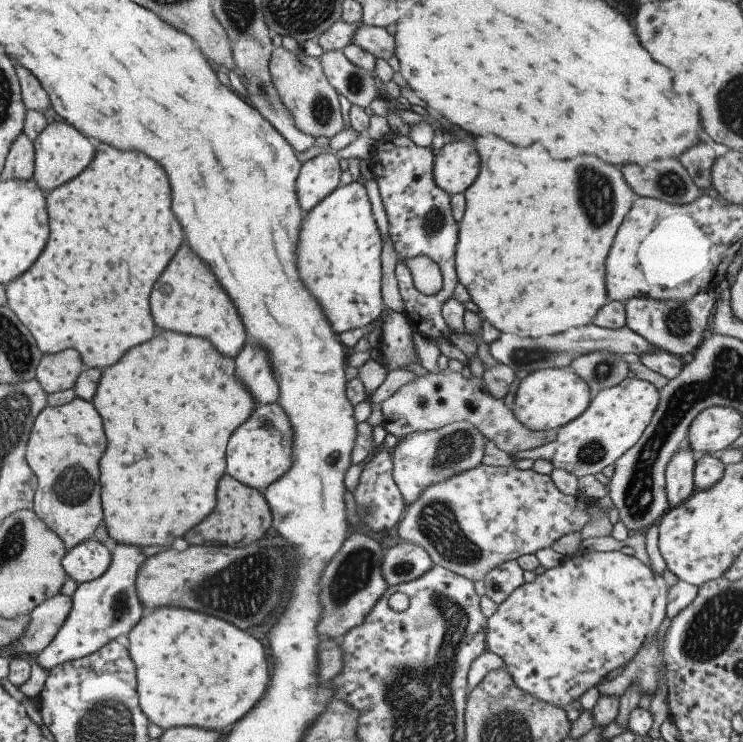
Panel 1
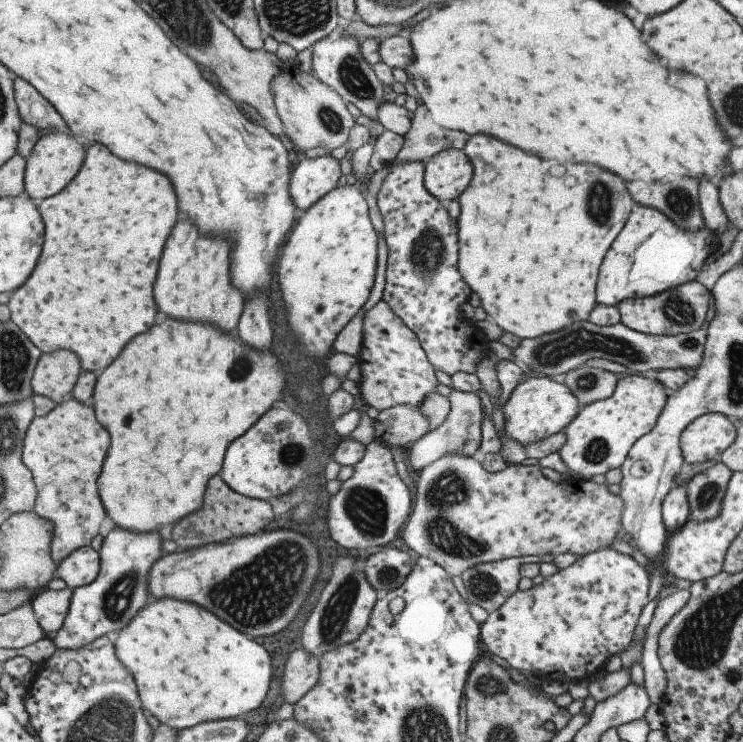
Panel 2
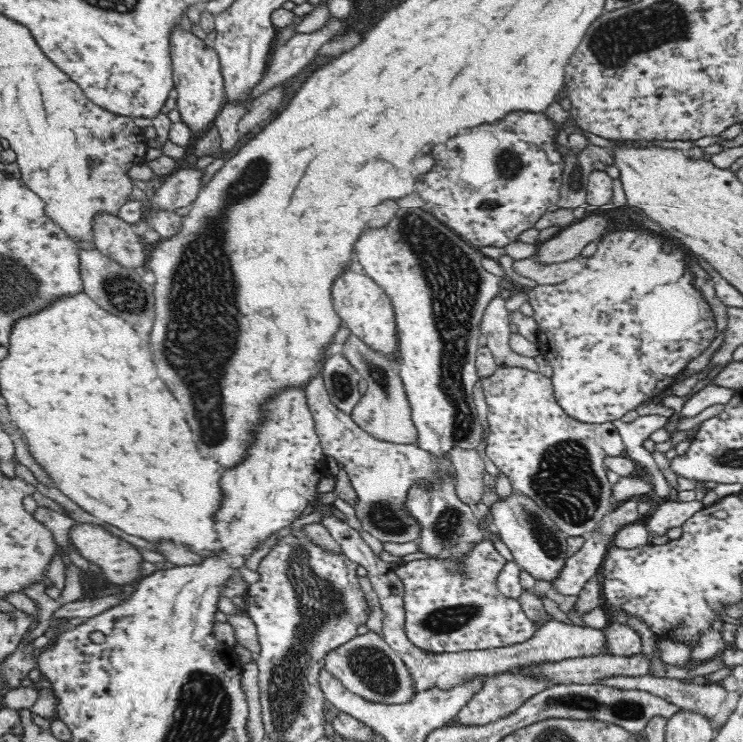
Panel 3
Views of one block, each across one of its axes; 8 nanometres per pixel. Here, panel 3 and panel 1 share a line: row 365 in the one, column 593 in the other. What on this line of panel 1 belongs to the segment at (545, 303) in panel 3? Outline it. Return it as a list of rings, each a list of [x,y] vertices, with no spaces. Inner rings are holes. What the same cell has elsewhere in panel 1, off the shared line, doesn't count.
[[[580,550],[574,556],[564,556],[558,566],[545,569],[540,575],[535,575],[531,582],[521,583],[501,604],[497,605],[497,609],[489,616],[485,626],[486,650],[491,651],[495,656],[499,656],[503,660],[503,664],[507,666],[507,671],[511,675],[514,685],[519,690],[522,690],[534,700],[541,700],[541,702],[547,702],[547,704],[553,704],[553,706],[559,706],[559,708],[565,710],[570,707],[571,702],[578,700],[585,690],[589,690],[592,686],[595,687],[595,684],[601,678],[605,678],[611,670],[617,670],[617,668],[625,666],[635,656],[638,648],[645,640],[645,634],[647,634],[650,625],[651,608],[657,593],[657,584],[653,580],[651,570],[643,562],[639,562],[637,558],[627,556],[619,550],[606,552]]]

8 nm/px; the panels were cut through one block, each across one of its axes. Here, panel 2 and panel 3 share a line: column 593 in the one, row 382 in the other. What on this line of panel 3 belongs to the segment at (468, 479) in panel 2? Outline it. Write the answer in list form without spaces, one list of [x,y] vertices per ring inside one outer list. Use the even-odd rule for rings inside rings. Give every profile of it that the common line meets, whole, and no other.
[[[502,365],[492,376],[480,380],[491,430],[485,447],[486,456],[510,478],[512,488],[542,507],[568,537],[582,536],[590,530],[596,531],[605,514],[615,508],[611,502],[612,485],[604,471],[604,458],[610,455],[620,456],[624,452],[625,446],[616,424],[588,424],[568,418],[554,396],[551,378],[539,372]]]

